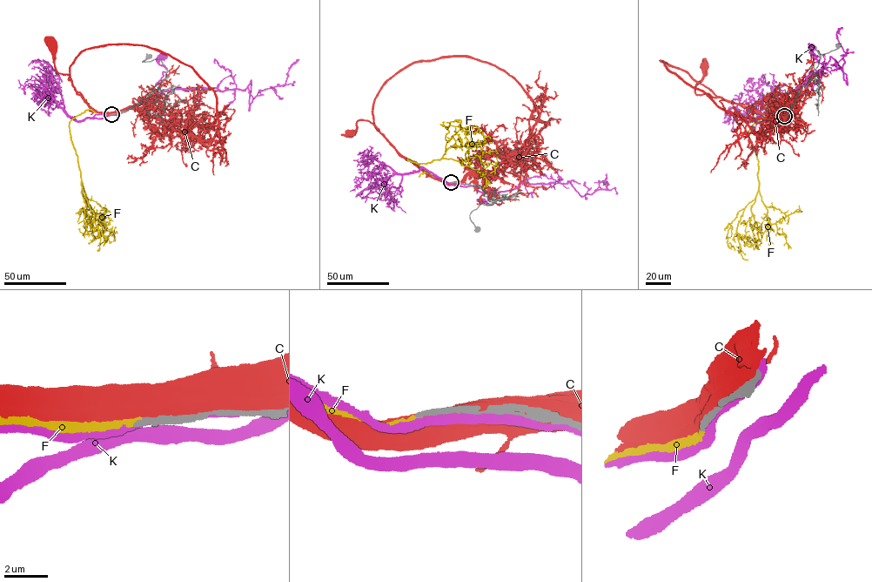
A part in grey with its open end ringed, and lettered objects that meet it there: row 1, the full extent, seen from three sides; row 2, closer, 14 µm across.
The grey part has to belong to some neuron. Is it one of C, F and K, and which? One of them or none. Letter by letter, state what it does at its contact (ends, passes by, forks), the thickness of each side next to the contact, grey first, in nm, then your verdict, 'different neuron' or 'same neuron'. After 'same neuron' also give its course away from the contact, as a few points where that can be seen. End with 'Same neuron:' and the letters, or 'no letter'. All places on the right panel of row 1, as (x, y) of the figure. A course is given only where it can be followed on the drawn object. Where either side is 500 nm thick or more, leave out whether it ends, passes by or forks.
C: 280 nm thick on the grey side, 800 nm on the other; different neuron
F: it ends there; 280 nm thick on the grey side, 280 nm on the other; same neuron; it runs (784, 116), (761, 118), (747, 133), (758, 160), (759, 189), (745, 207), (737, 232), (744, 246), (761, 242)
K: it passes by; 280 nm thick on the grey side, 360 nm on the other; different neuron
Same neuron: F

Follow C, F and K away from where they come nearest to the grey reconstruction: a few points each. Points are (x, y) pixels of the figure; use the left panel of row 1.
C: (113, 113), (94, 111), (77, 95), (68, 75), (58, 73), (56, 70), (50, 43)
F: (111, 113), (86, 110), (70, 122), (69, 127), (83, 192), (94, 214), (93, 235), (114, 237)
K: (113, 114), (149, 97), (163, 71), (167, 71), (159, 64), (162, 57)

